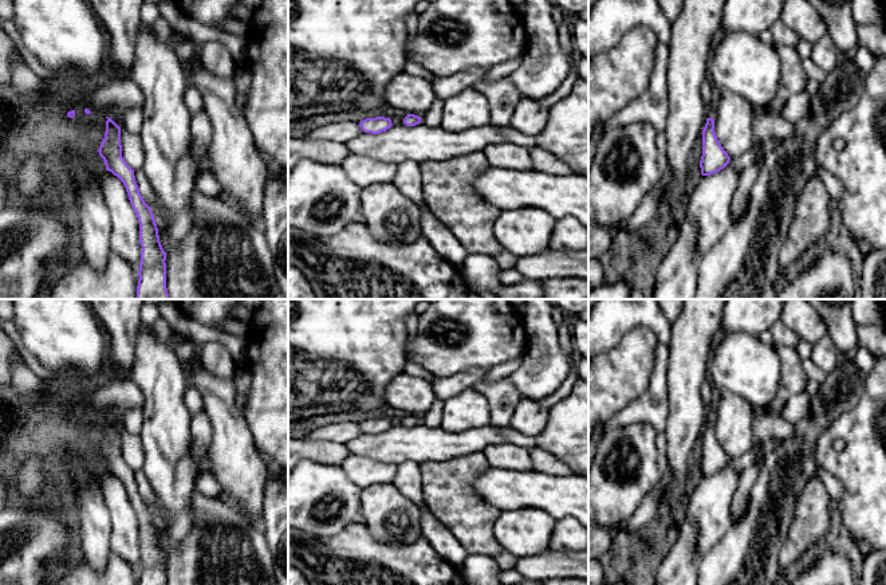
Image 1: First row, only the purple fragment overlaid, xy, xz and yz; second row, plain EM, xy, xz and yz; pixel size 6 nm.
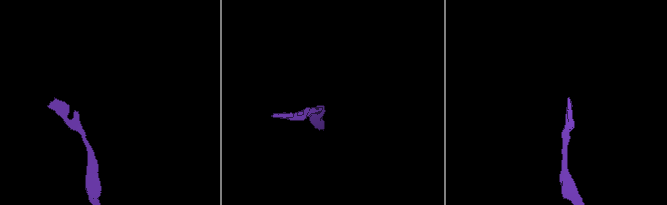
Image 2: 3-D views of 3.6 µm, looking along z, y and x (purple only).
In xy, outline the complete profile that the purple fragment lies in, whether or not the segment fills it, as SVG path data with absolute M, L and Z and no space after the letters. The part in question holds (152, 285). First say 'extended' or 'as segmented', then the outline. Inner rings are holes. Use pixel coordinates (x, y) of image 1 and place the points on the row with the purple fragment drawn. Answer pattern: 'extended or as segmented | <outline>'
as segmented | M106 118L106 133L98 152L105 161L106 170L123 182L139 223L142 252L137 299L170 299L166 288L166 252L160 242L154 215L139 193L134 169L122 157L121 127L111 118Z

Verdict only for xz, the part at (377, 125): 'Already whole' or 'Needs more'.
Already whole

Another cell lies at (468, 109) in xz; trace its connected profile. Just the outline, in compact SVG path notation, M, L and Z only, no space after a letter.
M466 87L448 98L444 105L442 127L462 131L491 123L491 106L484 94Z

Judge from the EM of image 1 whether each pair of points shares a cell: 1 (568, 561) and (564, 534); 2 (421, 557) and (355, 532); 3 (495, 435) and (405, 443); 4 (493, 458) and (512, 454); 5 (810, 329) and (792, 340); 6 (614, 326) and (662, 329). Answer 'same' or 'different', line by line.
1: different
2: same
3: same
4: same
5: different
6: same

